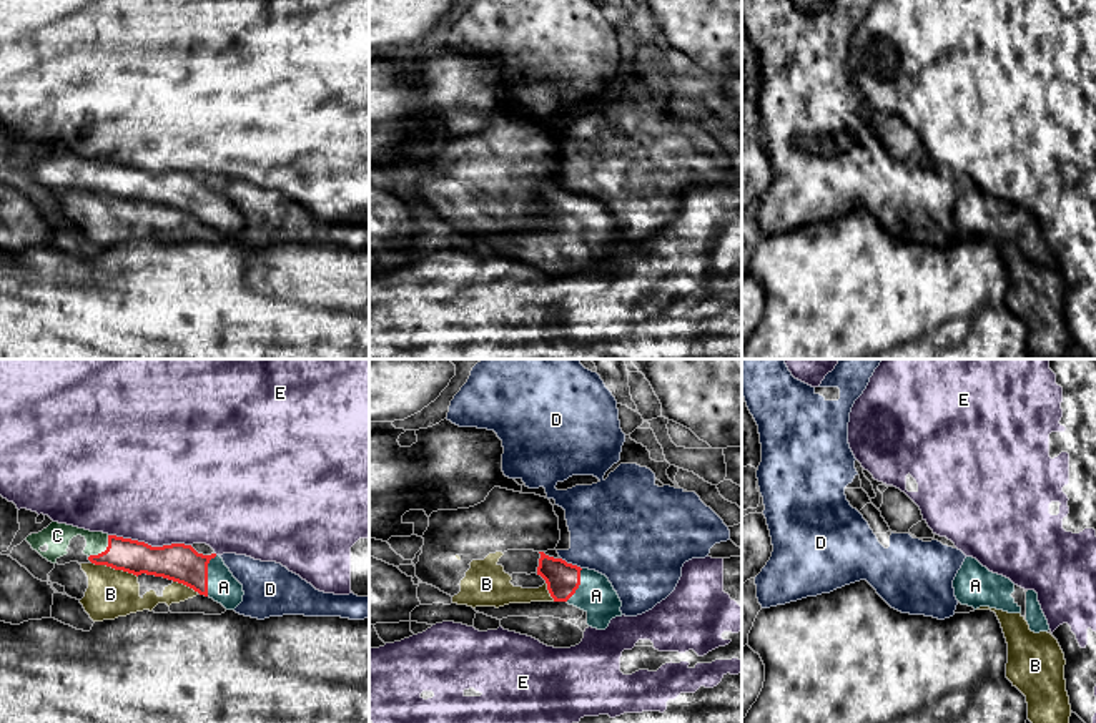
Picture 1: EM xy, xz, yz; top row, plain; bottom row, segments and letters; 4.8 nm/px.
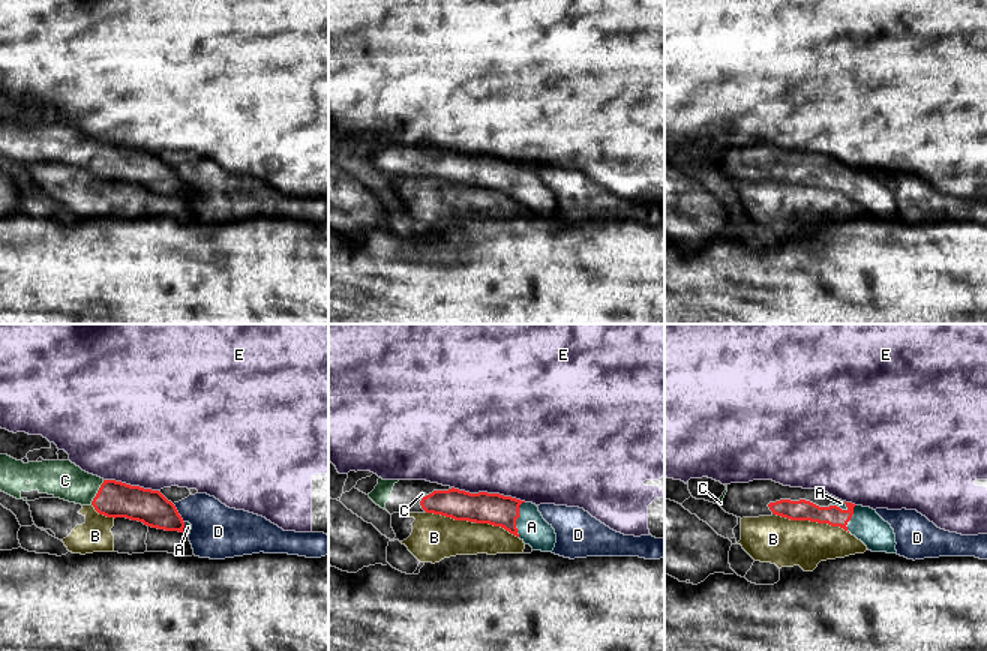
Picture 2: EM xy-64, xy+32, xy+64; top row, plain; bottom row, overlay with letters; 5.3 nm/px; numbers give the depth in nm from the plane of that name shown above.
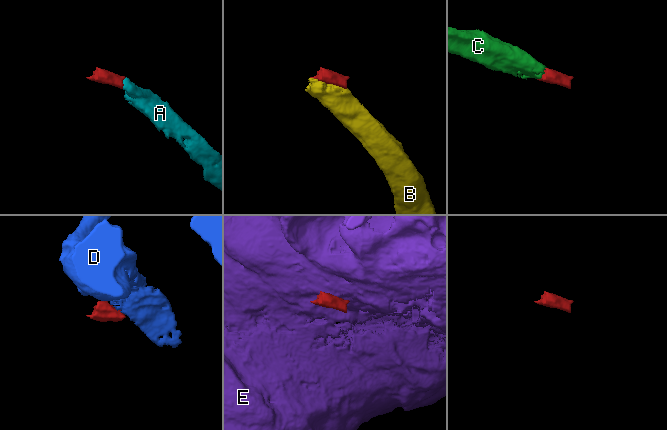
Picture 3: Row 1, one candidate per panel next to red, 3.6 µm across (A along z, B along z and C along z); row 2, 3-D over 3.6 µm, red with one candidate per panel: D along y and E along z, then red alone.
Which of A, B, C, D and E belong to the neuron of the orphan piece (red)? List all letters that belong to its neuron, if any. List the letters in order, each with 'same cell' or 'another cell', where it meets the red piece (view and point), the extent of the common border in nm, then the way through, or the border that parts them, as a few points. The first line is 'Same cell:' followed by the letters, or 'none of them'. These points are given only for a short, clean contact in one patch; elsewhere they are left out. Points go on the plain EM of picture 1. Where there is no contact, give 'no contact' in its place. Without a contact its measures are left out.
Same cell: A, C
A: same cell; meets red in xy at (207, 203); contact 200 nm long; runs through xy (178, 190), (207, 203), (223, 215)
B: another cell; meets red in xy at (115, 196); contact 240 nm long
C: same cell; meets red in xy at (105, 178); contact 150 nm long; runs through xy (135, 185), (105, 178), (83, 160), (57, 163)
D: another cell; meets red in xz at (571, 191); contact 120 nm long; border along xz (561, 185), (581, 196)
E: another cell; meets red in xy at (150, 173); contact 400 nm long

